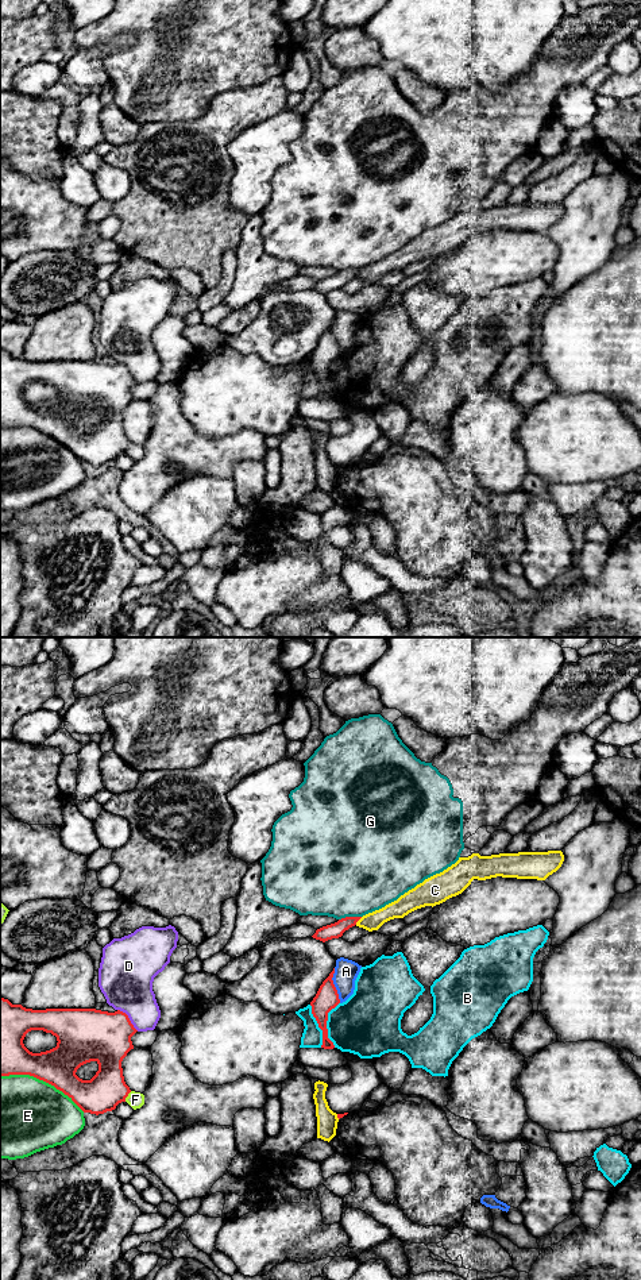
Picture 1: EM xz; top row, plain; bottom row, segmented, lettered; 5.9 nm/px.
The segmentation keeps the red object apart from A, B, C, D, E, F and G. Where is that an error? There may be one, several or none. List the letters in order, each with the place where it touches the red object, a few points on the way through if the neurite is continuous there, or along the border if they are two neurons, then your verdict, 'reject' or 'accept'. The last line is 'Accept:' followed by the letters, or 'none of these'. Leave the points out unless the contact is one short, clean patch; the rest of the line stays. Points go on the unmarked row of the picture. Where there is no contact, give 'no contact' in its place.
A: meets red in xz at (333, 338); reject
B: meets red in xz at (325, 377); reject
C: meets red in xz at (358, 272); reject
D: meets red in xz at (128, 370); reject
E: meets red in xz at (42, 431); reject
F: meets red in xz at (127, 447); reject
G: meets red in xz at (350, 269); reject
Accept: none of these

